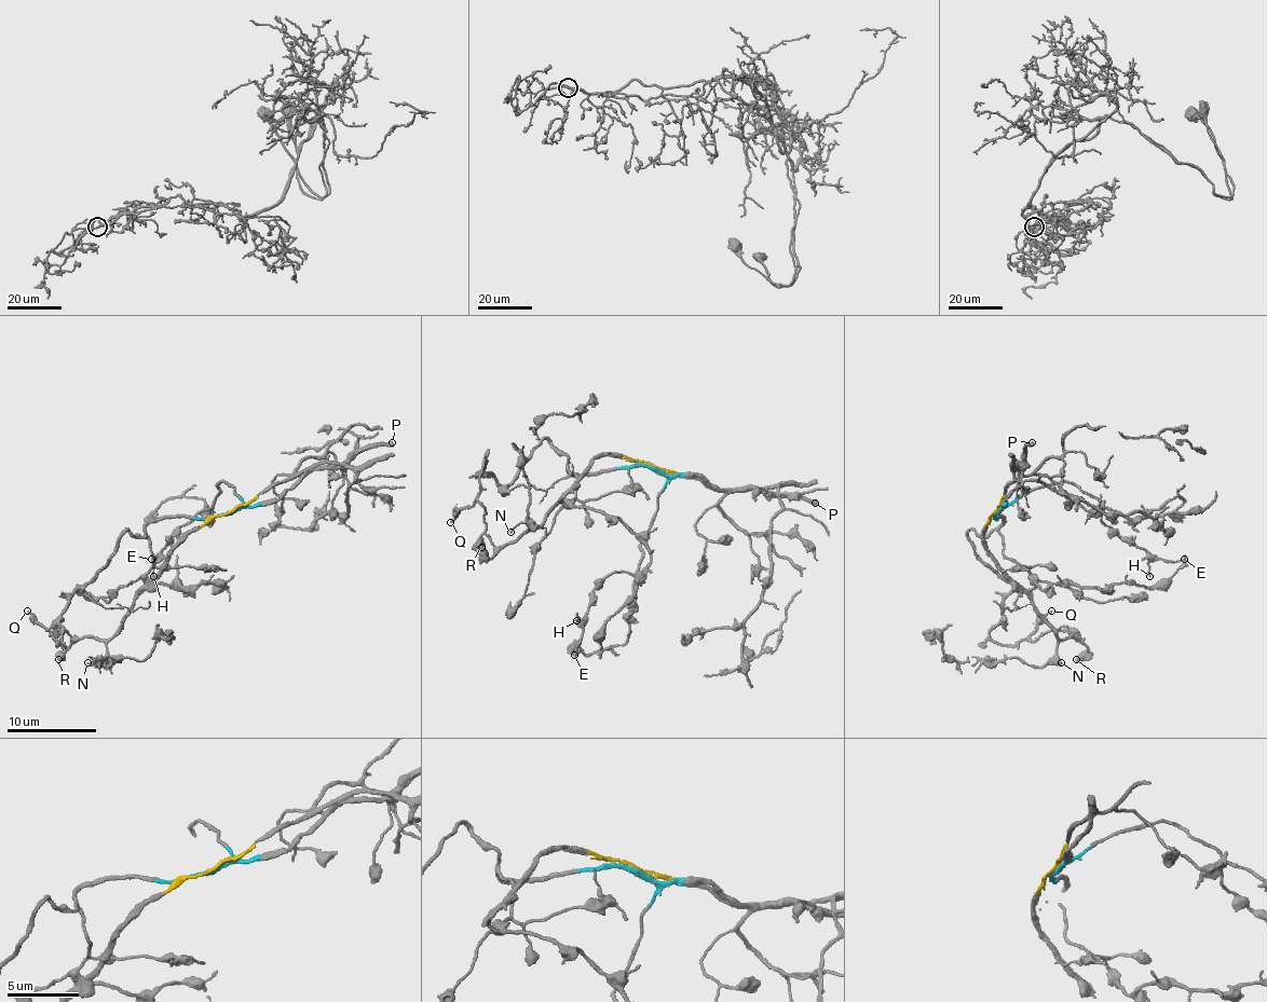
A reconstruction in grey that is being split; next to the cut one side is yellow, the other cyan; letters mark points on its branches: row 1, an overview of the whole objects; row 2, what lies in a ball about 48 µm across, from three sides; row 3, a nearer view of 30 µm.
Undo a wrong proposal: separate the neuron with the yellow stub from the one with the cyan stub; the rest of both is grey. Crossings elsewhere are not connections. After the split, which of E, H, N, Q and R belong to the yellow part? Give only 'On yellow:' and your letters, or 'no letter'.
On yellow: N, R

